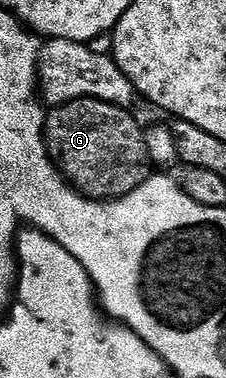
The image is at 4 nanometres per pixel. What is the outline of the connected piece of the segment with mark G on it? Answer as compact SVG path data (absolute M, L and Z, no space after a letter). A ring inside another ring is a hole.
M75 99L69 103L63 103L61 107L52 107L47 112L44 121L44 142L48 145L48 153L52 157L53 163L60 168L60 174L76 188L77 191L84 192L90 199L124 199L138 189L146 180L151 179L154 174L154 166L151 161L150 153L146 147L146 137L144 136L145 128L140 125L139 121L132 116L133 112L126 107L120 107L117 103L107 103L101 99Z

